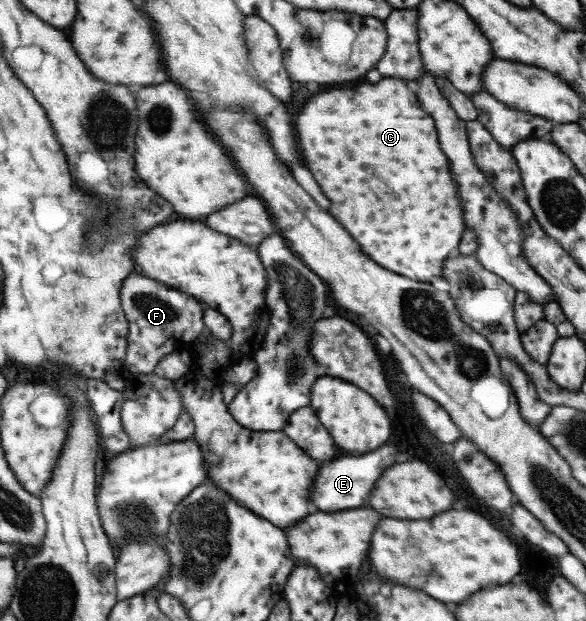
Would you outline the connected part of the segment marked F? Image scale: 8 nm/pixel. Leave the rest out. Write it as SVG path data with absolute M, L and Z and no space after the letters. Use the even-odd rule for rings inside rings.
M133 273L121 288L121 300L130 322L125 366L131 375L151 374L158 370L158 362L180 348L187 348L208 327L204 323L204 305L192 294L174 290L167 285Z

